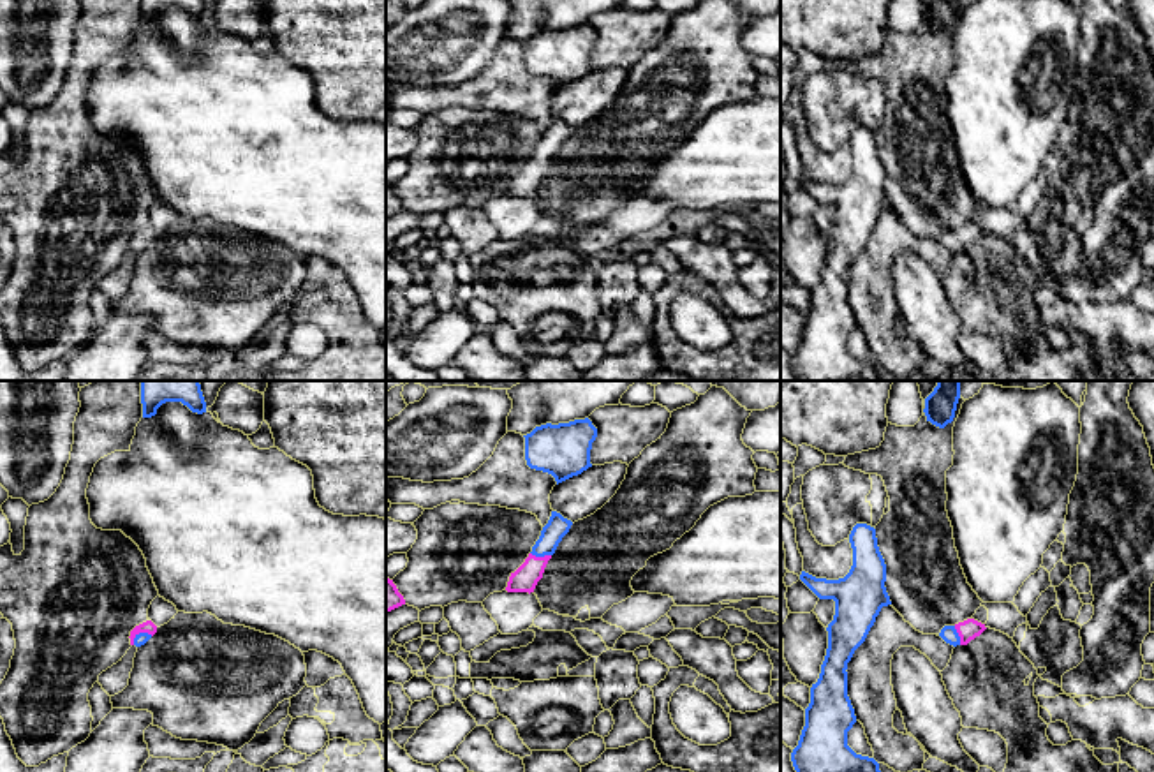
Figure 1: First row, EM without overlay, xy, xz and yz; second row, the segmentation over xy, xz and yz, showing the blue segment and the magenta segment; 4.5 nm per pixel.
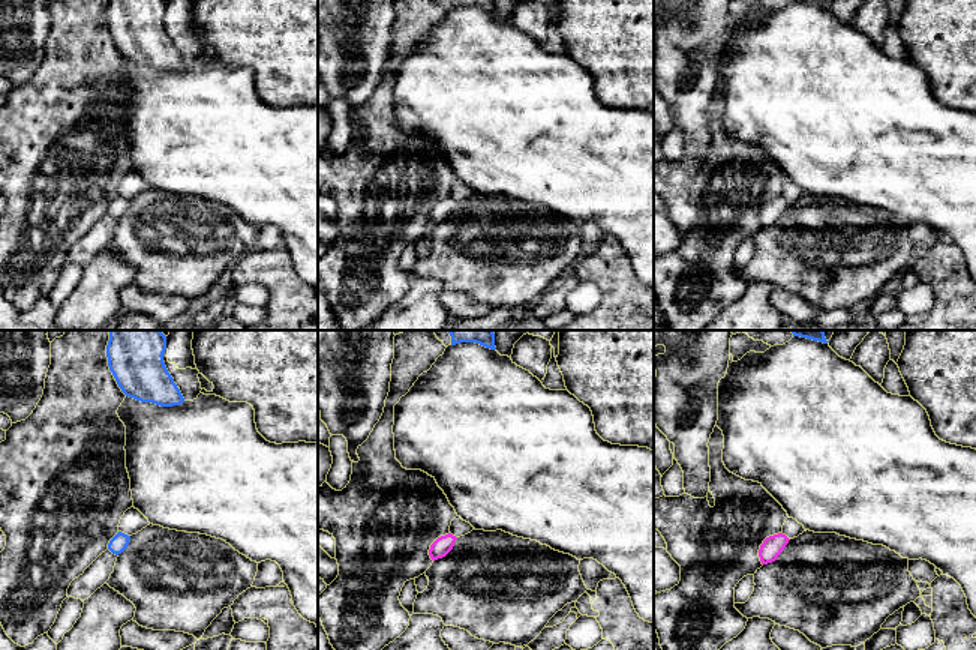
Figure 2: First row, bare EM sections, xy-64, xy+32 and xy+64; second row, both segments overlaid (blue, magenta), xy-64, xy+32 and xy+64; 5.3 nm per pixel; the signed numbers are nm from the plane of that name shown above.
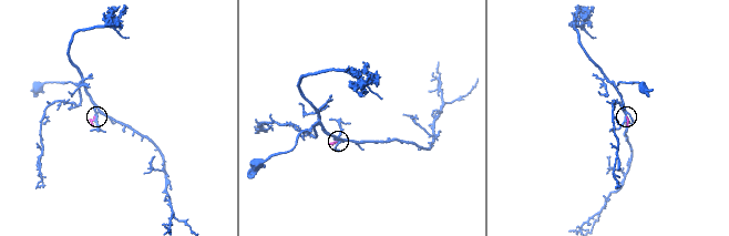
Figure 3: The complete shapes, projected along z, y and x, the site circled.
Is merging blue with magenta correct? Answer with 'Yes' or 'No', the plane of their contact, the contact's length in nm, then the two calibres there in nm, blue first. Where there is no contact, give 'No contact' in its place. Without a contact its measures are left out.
Yes. Touches blue in xz. Shared border 100 nm. Thickness 100 nm (blue) against 120 nm

